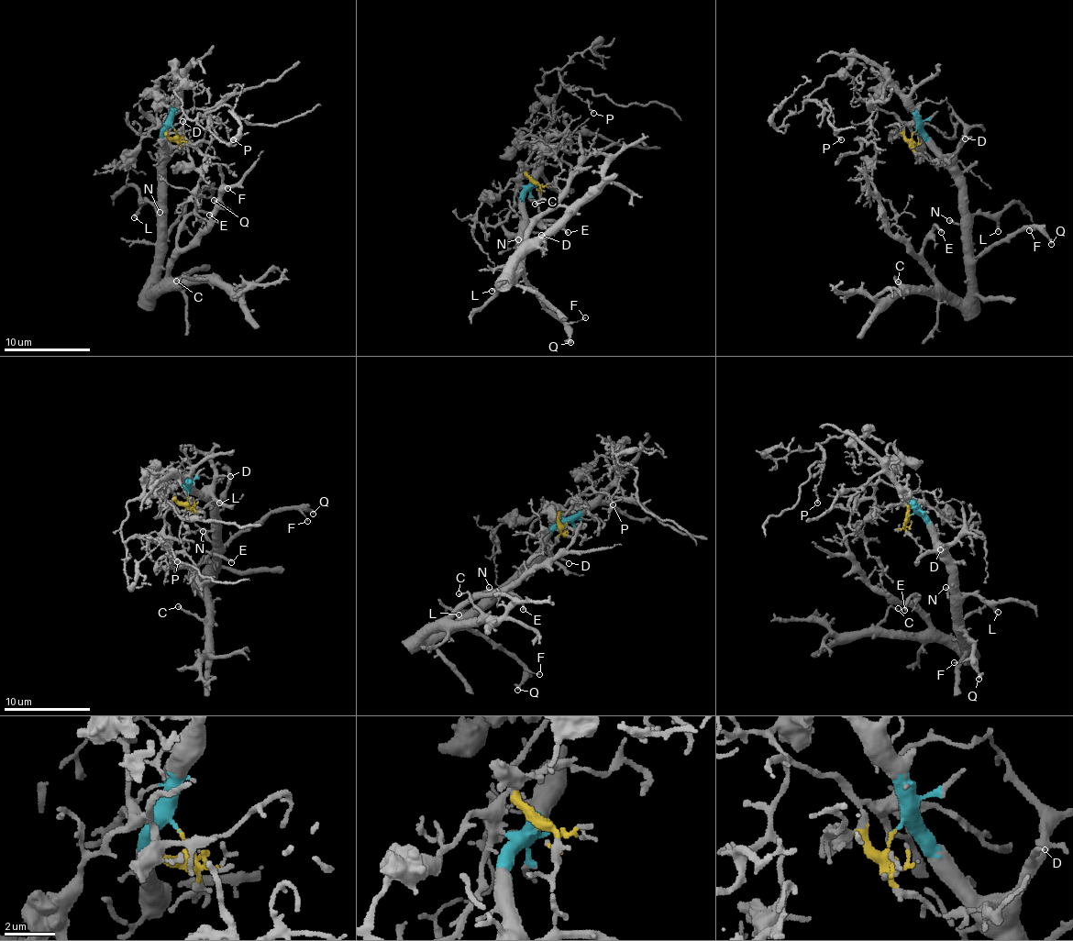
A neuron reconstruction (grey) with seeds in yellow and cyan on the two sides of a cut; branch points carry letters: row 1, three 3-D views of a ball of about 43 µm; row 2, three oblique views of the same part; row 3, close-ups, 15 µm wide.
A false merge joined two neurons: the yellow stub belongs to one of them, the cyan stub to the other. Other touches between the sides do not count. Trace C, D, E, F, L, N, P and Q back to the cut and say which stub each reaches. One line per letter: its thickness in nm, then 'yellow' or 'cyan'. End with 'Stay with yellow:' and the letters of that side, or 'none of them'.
C: calibre 160 nm; cyan
D: calibre 150 nm; cyan
E: calibre 220 nm; cyan
F: calibre 90 nm; cyan
L: calibre 300 nm; cyan
N: calibre 190 nm; cyan
P: calibre 150 nm; yellow
Q: calibre 300 nm; cyan
Stay with yellow: P

